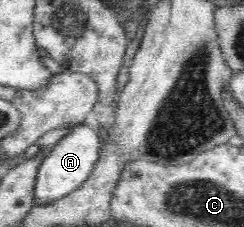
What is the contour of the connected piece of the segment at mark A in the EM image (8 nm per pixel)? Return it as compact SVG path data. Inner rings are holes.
M94 123L76 126L68 135L57 142L56 147L40 165L33 189L35 206L54 204L62 197L78 189L92 173L95 161L98 159L99 137Z

